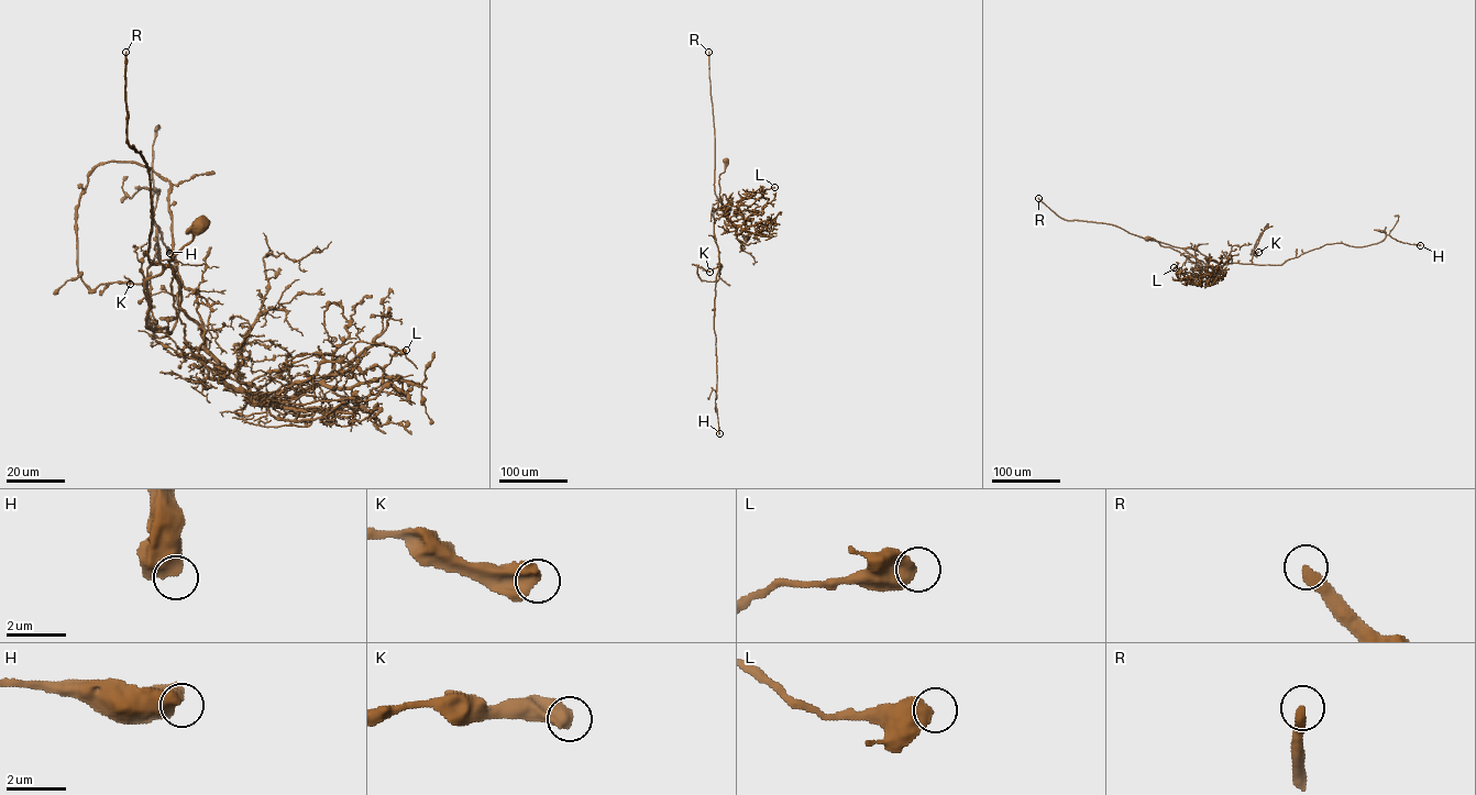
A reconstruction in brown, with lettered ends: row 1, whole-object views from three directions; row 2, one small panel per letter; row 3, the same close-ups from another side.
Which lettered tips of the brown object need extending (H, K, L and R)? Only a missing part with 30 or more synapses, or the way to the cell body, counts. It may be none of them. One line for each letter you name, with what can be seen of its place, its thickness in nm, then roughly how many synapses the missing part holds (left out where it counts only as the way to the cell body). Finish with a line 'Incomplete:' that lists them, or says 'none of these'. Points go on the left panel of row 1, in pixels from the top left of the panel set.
R: Place: (125, 52). Thickness 360 nm. Roughly 500 synapses
Incomplete: R

